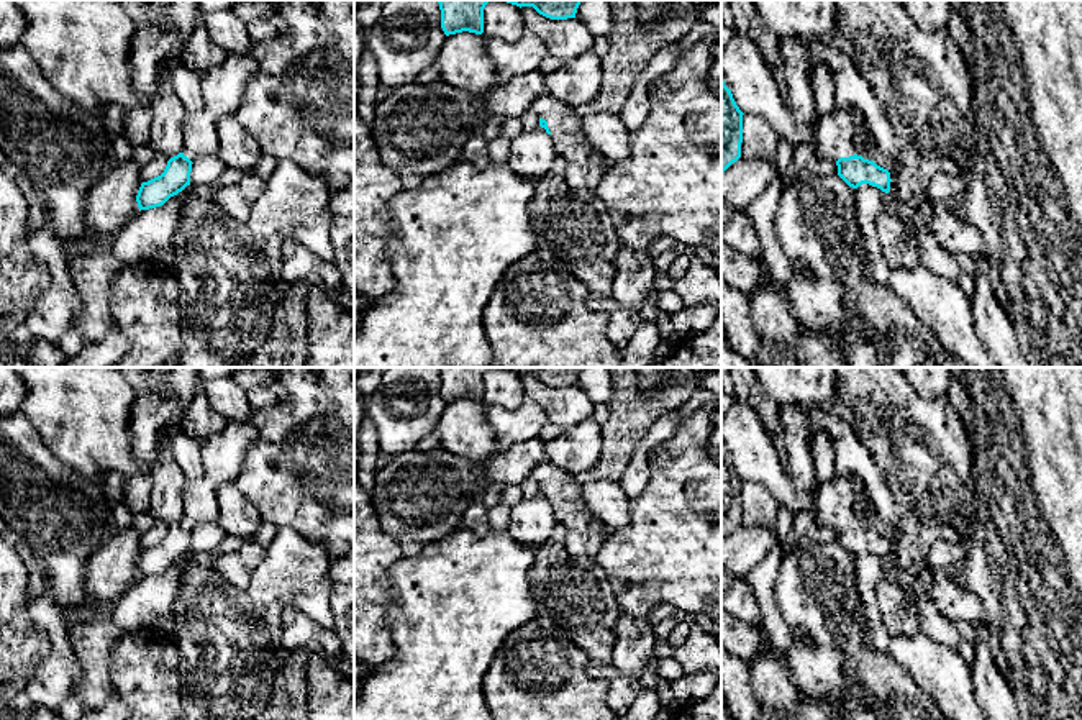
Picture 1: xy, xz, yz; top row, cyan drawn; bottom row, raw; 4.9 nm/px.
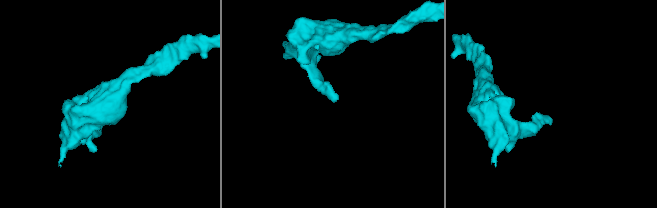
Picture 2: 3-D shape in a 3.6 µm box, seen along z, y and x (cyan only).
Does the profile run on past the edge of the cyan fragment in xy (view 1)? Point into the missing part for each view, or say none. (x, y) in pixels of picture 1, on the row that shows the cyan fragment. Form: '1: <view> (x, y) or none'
1: xy (223, 84)

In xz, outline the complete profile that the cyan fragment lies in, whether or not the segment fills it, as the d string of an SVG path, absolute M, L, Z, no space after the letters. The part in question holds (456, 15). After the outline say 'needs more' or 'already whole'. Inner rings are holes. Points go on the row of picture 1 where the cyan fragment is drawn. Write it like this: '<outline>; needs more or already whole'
M436 0L441 10L441 28L446 36L469 31L484 33L484 8L493 0Z; already whole

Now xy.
M228 52L223 62L203 74L203 108L197 113L185 113L182 151L167 161L161 175L141 184L136 195L139 212L161 207L182 192L190 185L192 164L218 153L216 123L226 115L234 115L256 69L257 61L249 52Z; needs more

